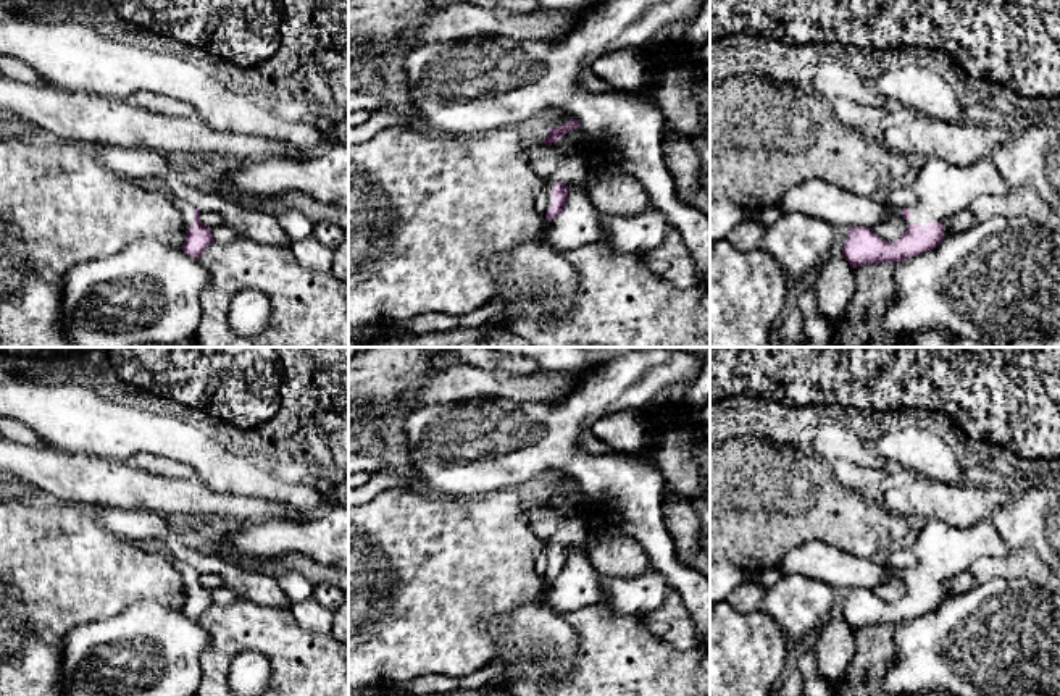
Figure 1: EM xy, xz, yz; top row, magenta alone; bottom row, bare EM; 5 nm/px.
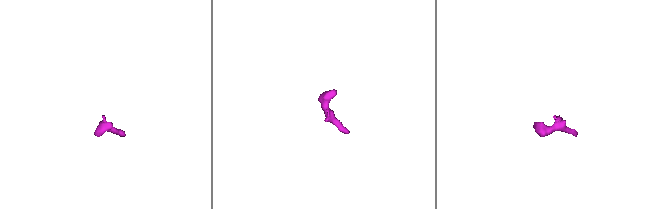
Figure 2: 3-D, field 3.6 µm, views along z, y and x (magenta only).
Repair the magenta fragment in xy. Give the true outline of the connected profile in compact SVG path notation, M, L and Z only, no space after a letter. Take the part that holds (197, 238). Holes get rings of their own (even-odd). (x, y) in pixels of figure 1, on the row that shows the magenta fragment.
M168 192L169 200L179 210L186 226L186 241L182 250L194 258L198 258L202 252L213 244L211 229L200 223L200 212L189 202Z

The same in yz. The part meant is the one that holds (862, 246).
M928 157L915 178L912 189L916 203L902 208L907 231L895 242L884 241L873 228L849 228L842 255L852 268L904 262L937 247L944 239L941 221L984 195L1005 195L1004 182L991 157L971 166L957 166L939 157Z

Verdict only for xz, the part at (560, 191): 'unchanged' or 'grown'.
grown

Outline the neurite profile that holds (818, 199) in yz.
M821 179L789 189L781 199L779 208L824 220L834 228L873 228L892 220L884 197L860 197Z

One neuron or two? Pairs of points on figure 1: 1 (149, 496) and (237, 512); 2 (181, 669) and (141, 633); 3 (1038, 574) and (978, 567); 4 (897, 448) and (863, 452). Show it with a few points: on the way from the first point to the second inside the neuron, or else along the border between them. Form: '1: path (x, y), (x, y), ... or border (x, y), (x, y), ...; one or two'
1: path (171, 496), (191, 498), (215, 507); one
2: path (170, 658), (152, 638); one
3: path (1023, 567), (993, 567); one
4: border (875, 444), (883, 457); two

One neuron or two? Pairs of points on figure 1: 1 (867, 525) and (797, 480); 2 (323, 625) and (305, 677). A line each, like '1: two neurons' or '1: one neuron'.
1: one neuron
2: two neurons

